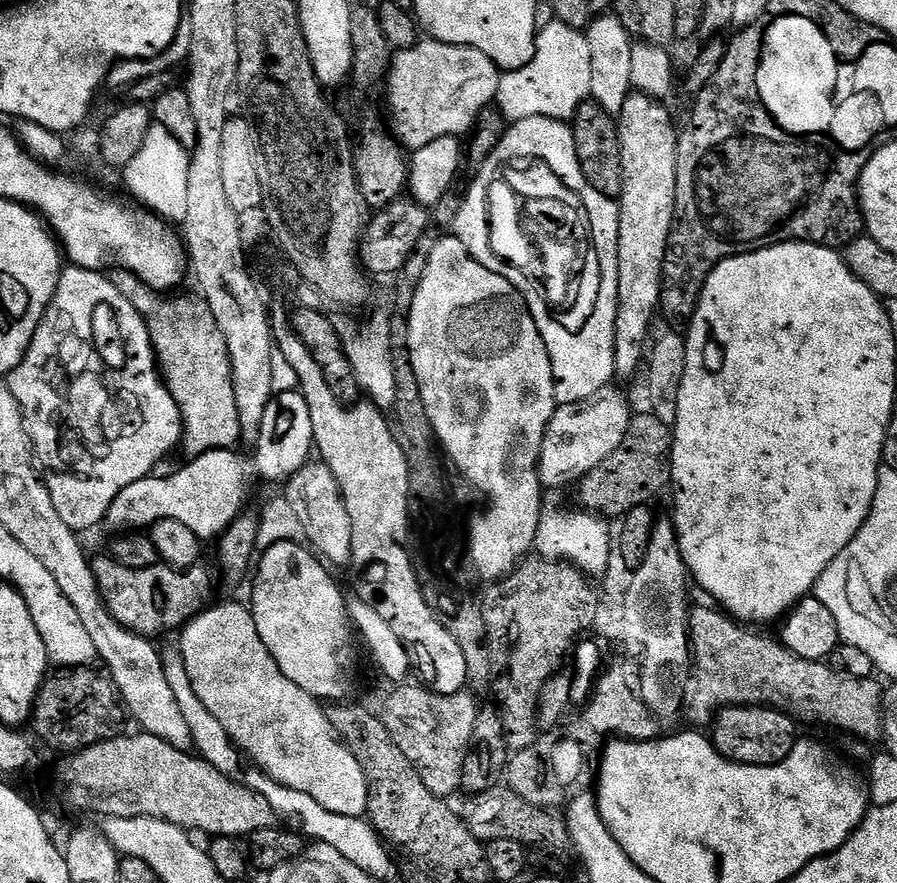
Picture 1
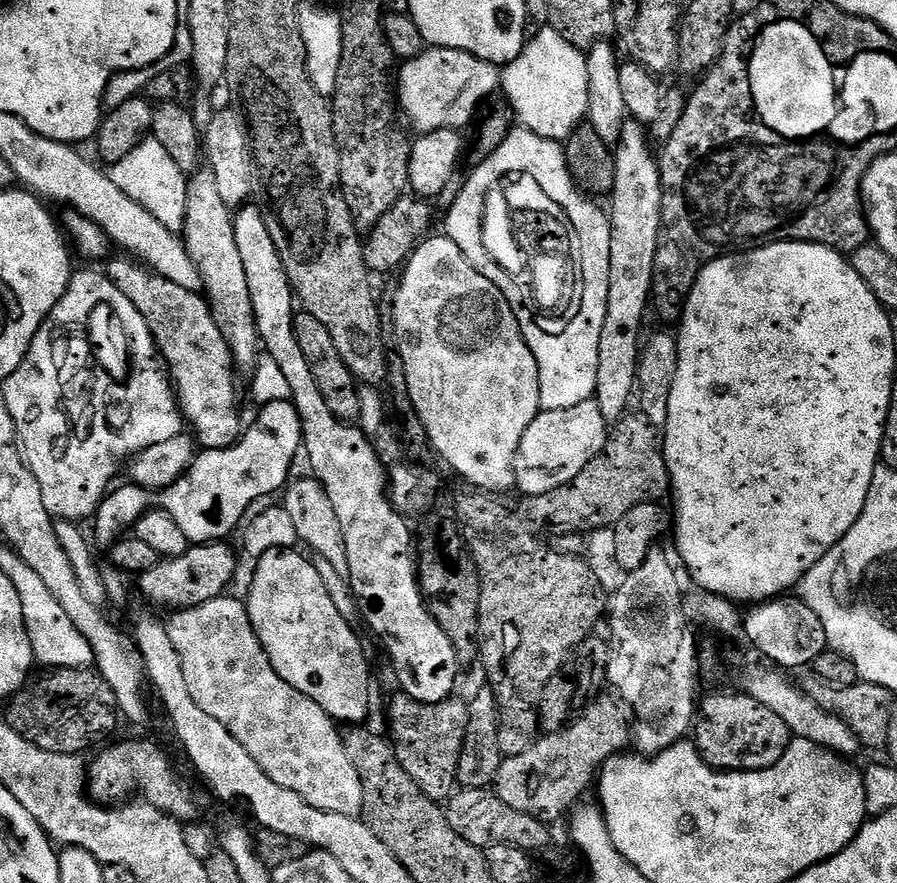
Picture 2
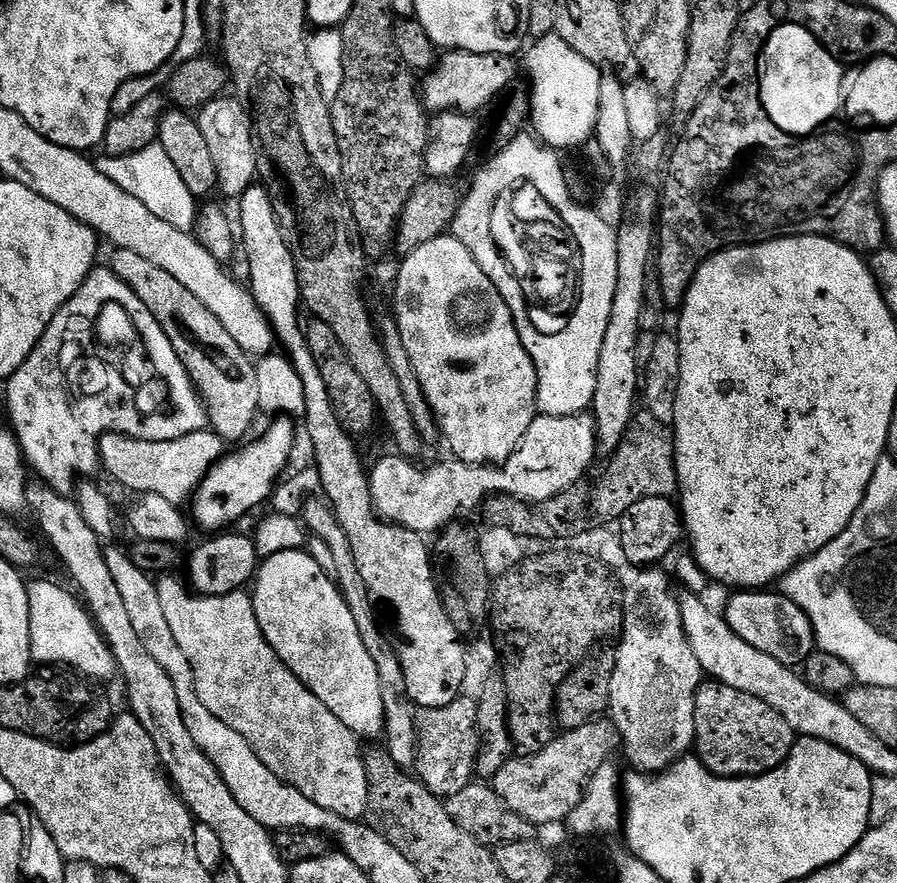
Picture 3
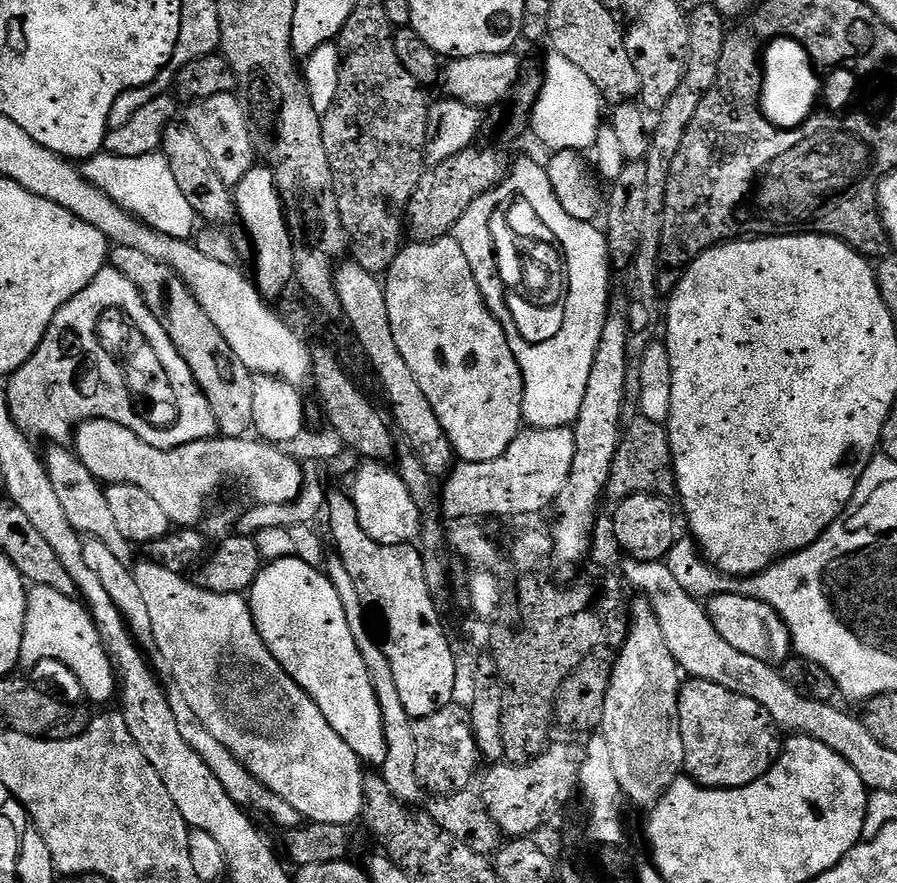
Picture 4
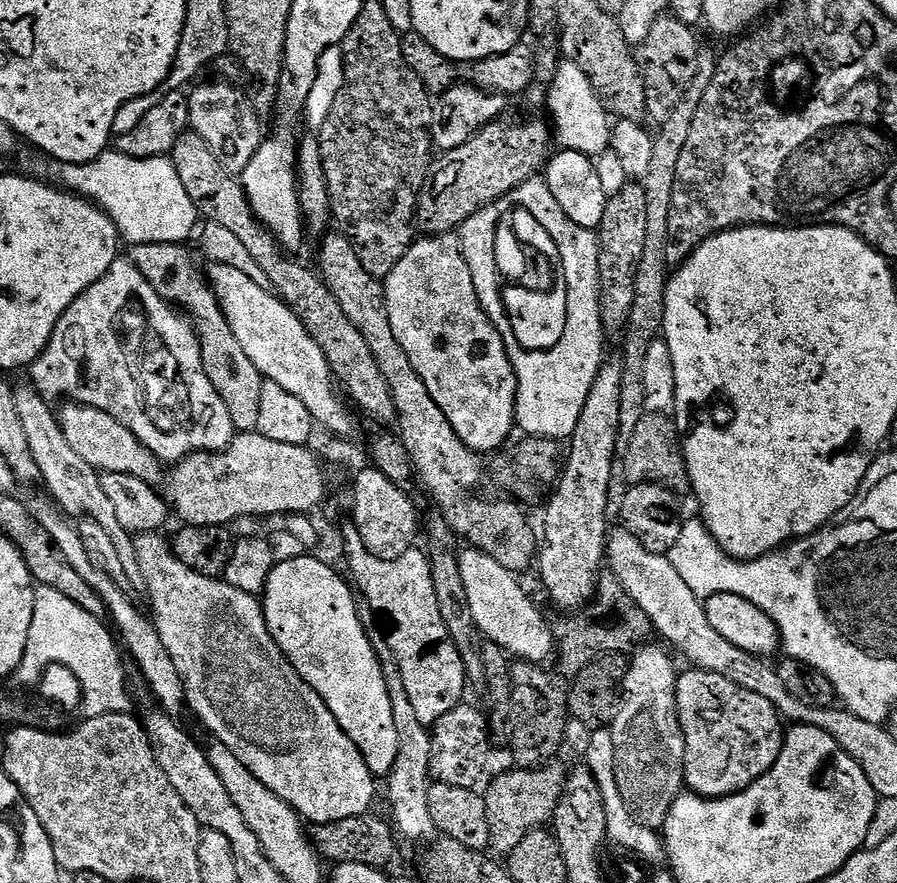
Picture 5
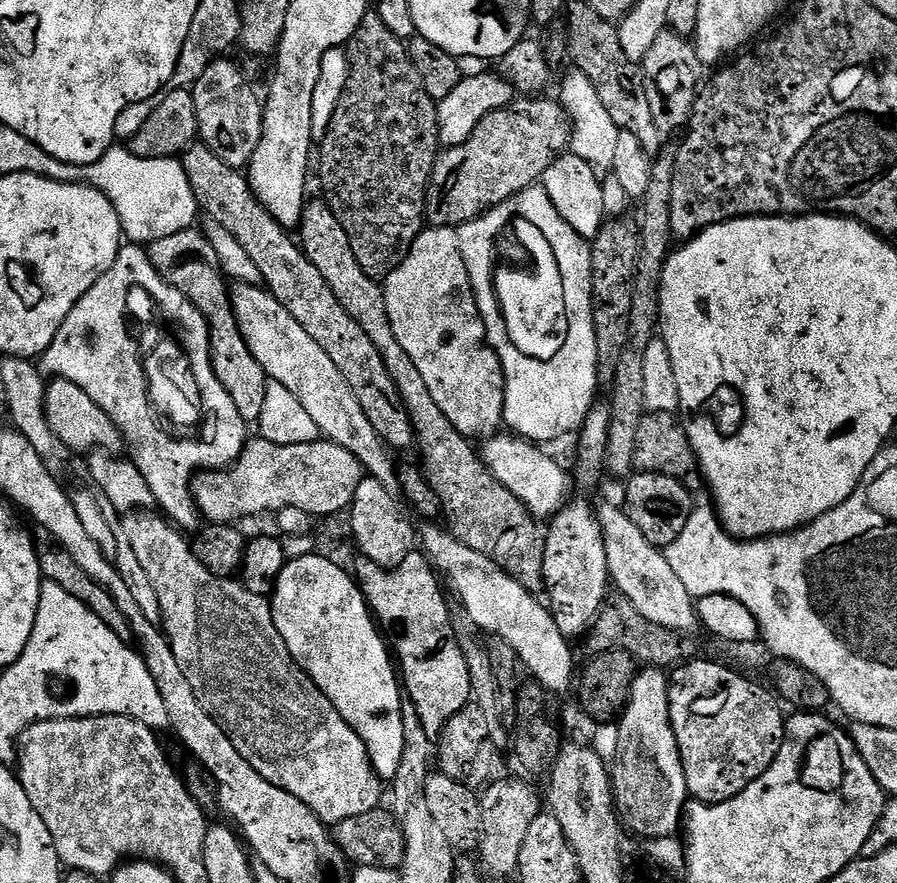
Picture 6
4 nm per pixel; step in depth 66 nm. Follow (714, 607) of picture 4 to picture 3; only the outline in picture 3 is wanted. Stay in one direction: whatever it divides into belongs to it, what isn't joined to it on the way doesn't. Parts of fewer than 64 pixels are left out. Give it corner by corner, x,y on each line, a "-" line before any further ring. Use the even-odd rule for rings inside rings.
736,590
731,594
733,596
729,598
728,605
722,608
722,615
728,621
730,630
734,630
734,634
738,634
742,642
789,666
803,665
812,655
816,648
812,623
789,596
776,590

